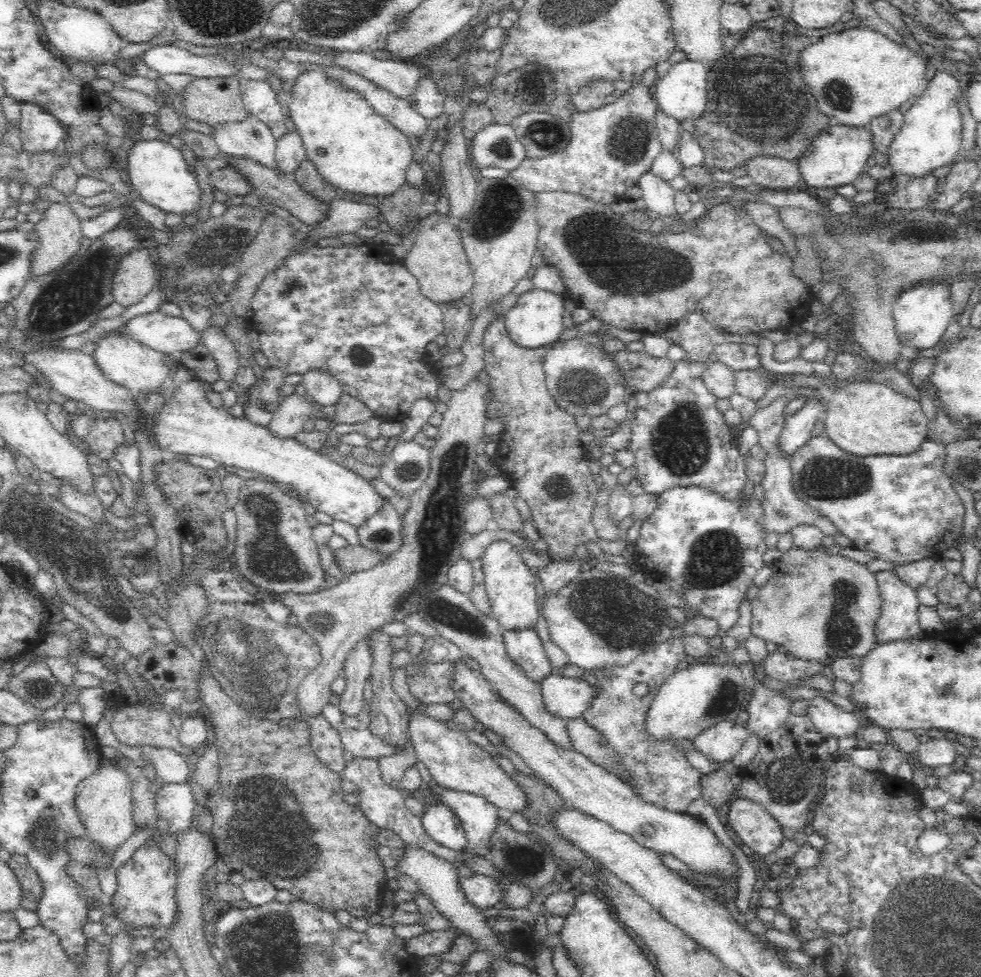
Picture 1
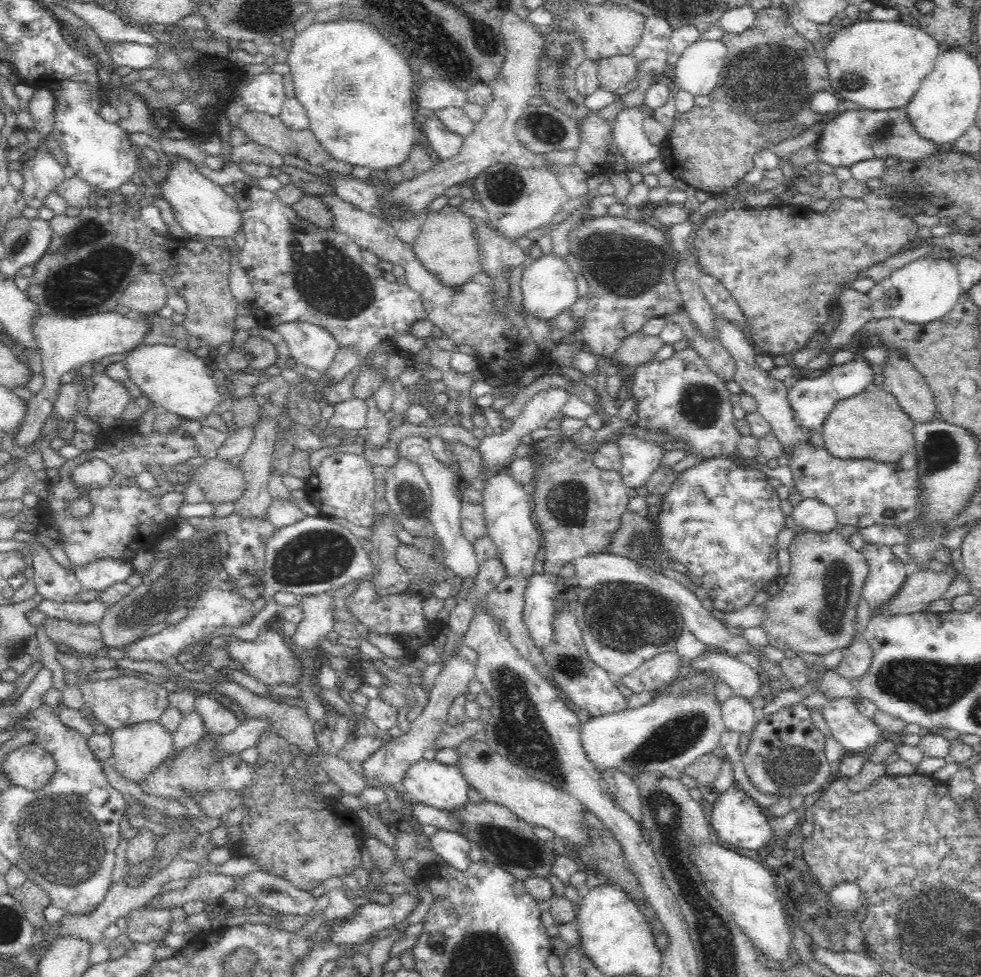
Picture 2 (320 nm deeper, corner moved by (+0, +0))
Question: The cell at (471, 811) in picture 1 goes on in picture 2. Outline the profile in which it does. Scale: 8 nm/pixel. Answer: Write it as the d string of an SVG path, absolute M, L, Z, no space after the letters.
M422 758L412 764L402 780L405 786L406 797L411 802L429 804L443 811L460 810L468 802L469 784L463 778L456 766L448 765L436 759Z

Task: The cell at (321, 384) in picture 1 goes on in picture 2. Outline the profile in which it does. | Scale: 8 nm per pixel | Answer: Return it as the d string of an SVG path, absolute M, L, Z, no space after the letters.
M286 322L273 329L285 338L293 360L322 373L328 370L339 348L330 332L317 324Z

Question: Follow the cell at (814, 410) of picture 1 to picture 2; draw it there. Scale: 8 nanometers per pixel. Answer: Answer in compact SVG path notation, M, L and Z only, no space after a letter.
M864 345L854 348L852 360L843 364L830 364L824 369L824 373L816 378L804 378L797 380L795 386L788 389L788 401L794 413L794 420L797 426L815 428L821 430L822 423L829 412L839 401L864 392L875 380L875 372L871 363L864 356Z

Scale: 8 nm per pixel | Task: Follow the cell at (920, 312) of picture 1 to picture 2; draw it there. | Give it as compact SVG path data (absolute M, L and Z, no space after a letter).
M921 257L876 282L867 295L870 297L871 312L874 312L871 318L888 319L895 316L914 324L928 324L950 312L962 293L957 266L951 260Z

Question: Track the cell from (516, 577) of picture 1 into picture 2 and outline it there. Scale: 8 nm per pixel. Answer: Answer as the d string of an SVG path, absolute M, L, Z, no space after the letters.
M498 471L480 486L483 494L481 503L485 510L487 535L497 546L497 556L505 566L507 576L532 577L532 565L536 552L542 546L541 533L538 532L531 519L532 495L526 492L525 485L509 473Z

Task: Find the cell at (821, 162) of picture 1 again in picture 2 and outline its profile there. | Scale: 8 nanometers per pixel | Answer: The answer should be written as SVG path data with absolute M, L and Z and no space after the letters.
M857 107L829 121L817 143L816 157L832 167L850 167L864 160L880 160L894 157L900 161L926 160L938 153L942 145L920 137L911 124L905 108L890 108L890 111L870 111Z

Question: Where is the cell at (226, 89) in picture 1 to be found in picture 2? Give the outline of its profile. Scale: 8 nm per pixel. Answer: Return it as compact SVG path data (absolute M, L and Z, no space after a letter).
M245 112L240 116L238 126L248 135L253 142L260 144L261 146L268 146L271 150L278 152L280 155L294 155L305 159L310 164L322 167L330 172L338 172L340 174L352 173L354 165L350 164L338 164L338 160L330 156L330 153L326 152L326 149L322 147L320 141L314 137L314 133L311 129L303 129L302 131L296 131L288 129L280 116L268 115L258 112Z

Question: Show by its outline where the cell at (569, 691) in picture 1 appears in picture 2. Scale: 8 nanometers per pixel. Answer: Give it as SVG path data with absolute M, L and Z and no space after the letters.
M678 651L674 653L660 652L651 660L646 660L632 674L622 676L622 682L632 693L648 692L664 686L677 678L677 673L683 668Z

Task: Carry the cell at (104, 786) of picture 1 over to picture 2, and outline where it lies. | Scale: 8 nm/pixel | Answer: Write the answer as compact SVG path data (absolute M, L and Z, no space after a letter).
M160 718L118 728L112 734L112 741L113 756L111 763L124 778L137 783L148 772L152 772L158 764L162 764L174 748L174 734L170 733L170 730L165 726L162 726Z

